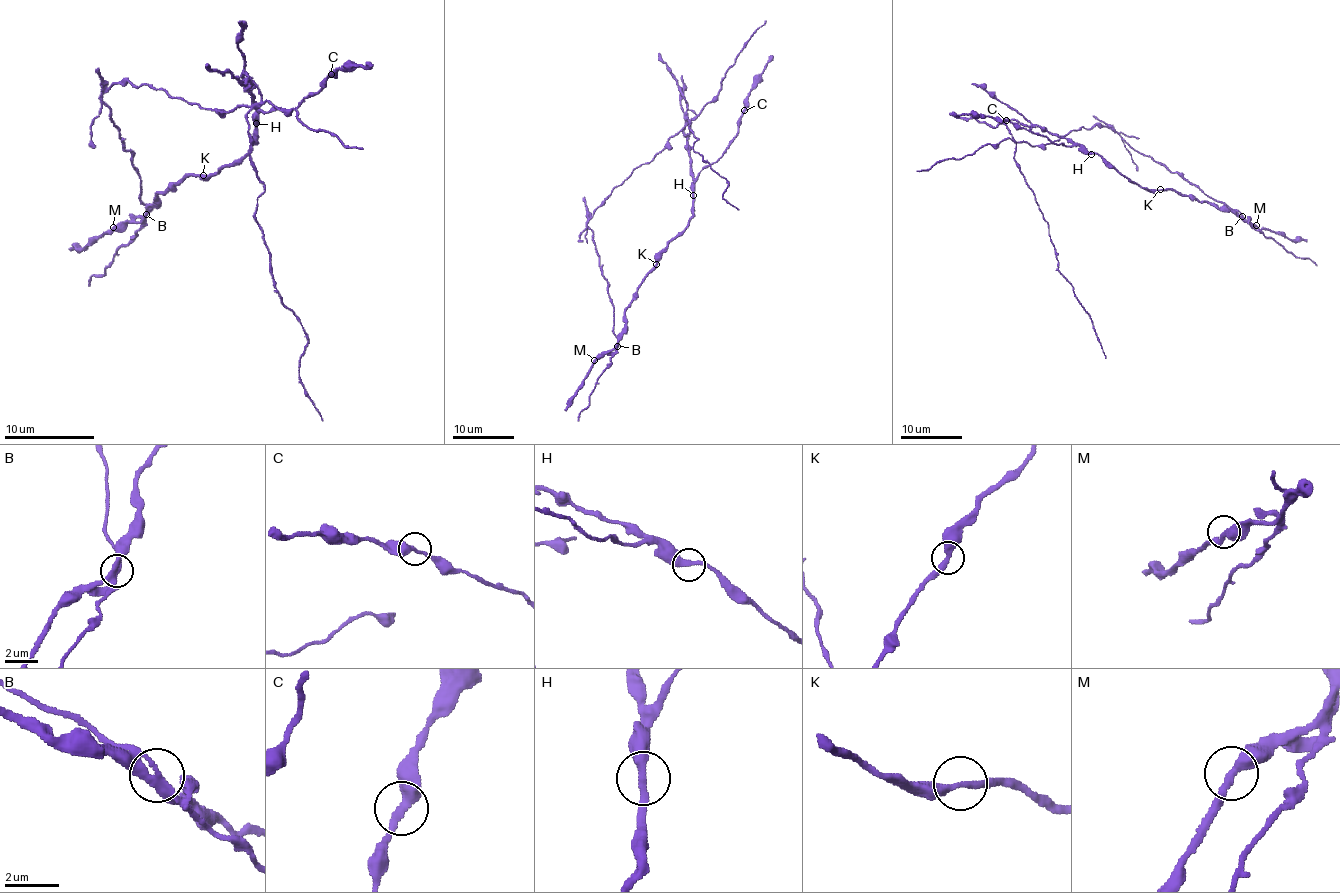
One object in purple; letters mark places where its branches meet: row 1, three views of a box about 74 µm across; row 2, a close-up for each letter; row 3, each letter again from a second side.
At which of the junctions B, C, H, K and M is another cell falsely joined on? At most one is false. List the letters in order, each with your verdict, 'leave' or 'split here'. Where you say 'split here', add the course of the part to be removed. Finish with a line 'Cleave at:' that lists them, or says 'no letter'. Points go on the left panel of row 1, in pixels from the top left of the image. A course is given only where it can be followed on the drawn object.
B: split here; foreign part runs (146, 213), (101, 96), (131, 83), (245, 105), (254, 220), (306, 335), (299, 377), (322, 420)
C: leave
H: leave
K: leave
M: leave
Cleave at: B

